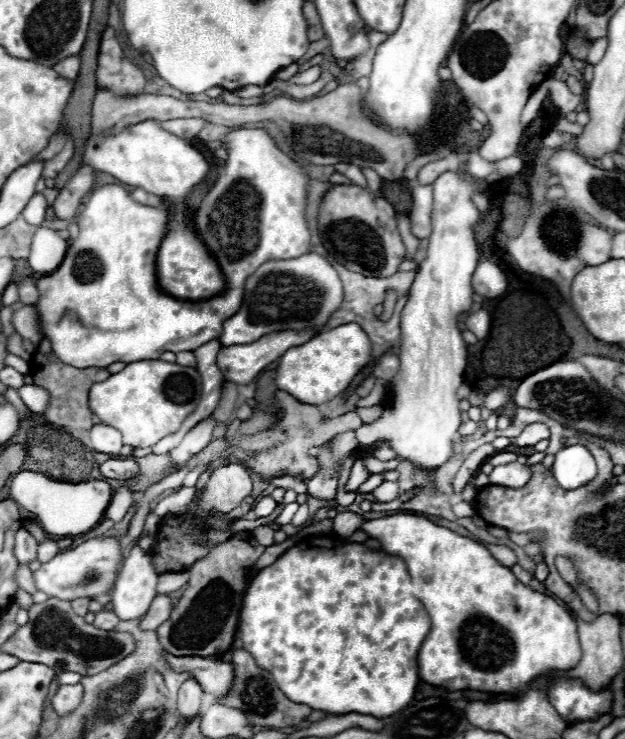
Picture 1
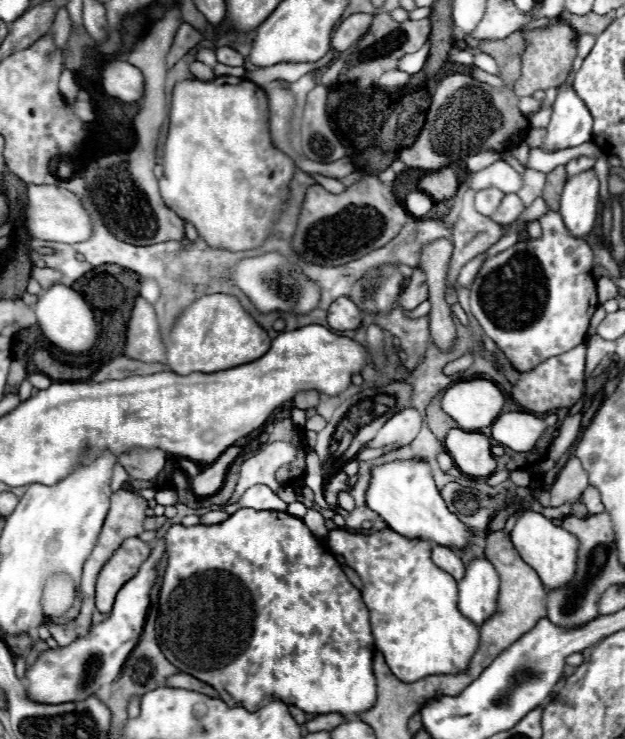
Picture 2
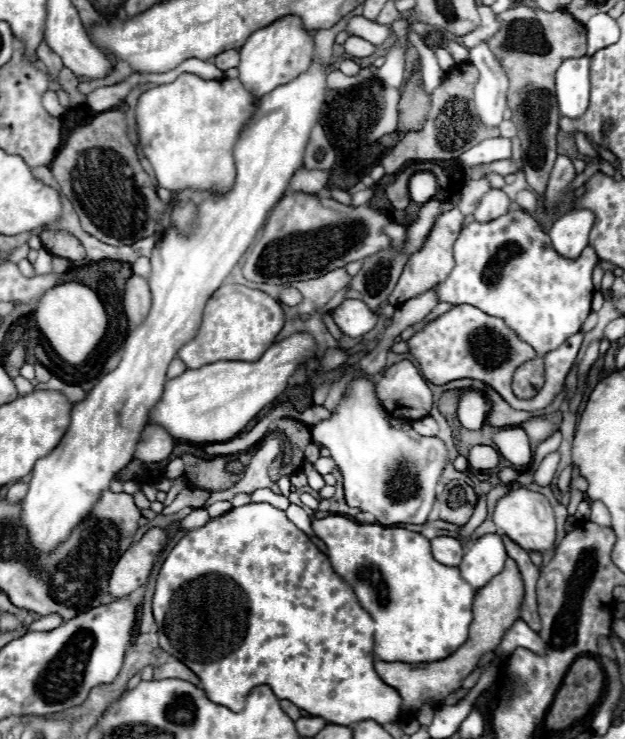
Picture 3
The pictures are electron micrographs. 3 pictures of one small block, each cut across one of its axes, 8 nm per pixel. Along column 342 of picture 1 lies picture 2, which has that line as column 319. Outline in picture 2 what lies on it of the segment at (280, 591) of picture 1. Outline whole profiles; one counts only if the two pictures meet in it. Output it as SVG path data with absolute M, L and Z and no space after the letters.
M242 508L234 512L228 520L212 526L182 526L174 524L166 532L166 554L168 554L168 566L162 578L162 590L160 590L160 612L156 618L156 640L164 656L184 674L190 674L206 684L210 684L218 694L220 700L224 700L230 708L244 706L250 712L260 710L264 704L270 702L270 698L282 700L286 704L294 704L296 708L310 712L310 714L330 714L334 710L336 714L346 714L346 718L358 716L370 706L374 706L376 698L376 682L372 672L372 656L374 656L374 638L370 630L370 614L368 608L362 602L360 590L350 584L344 570L336 562L332 553L325 549L318 538L300 518L294 518L286 512L274 512L274 510L254 510L254 508Z

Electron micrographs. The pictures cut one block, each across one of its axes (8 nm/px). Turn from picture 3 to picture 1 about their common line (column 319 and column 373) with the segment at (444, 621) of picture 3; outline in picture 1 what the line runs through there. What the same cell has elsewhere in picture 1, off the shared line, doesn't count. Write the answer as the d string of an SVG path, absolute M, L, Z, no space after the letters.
M394 514L386 518L368 520L362 524L370 538L378 538L382 550L400 556L406 562L412 592L424 604L432 628L418 652L418 674L430 684L448 692L476 690L494 692L508 698L522 698L532 680L548 676L552 672L572 670L580 662L578 626L572 614L568 614L556 600L524 586L510 568L502 566L486 546L460 536L444 526L436 526L428 518L412 514Z

